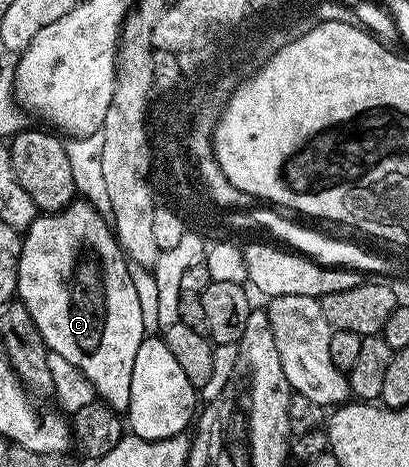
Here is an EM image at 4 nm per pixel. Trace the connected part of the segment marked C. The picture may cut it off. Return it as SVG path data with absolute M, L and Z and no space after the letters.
M74 199L57 213L35 218L23 233L17 297L31 311L49 351L75 363L105 404L128 410L135 355L147 336L146 310L133 290L126 251L107 217L86 200Z

